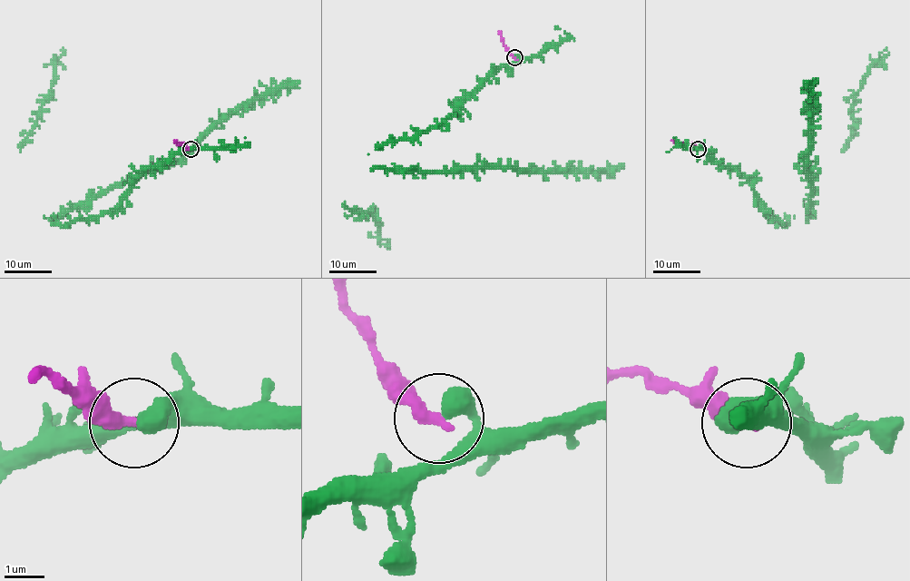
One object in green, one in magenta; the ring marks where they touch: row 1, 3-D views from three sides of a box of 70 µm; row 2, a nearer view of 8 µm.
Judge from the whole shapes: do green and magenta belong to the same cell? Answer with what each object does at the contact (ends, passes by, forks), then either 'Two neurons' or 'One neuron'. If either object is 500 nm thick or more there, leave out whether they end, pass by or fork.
Two neurons

